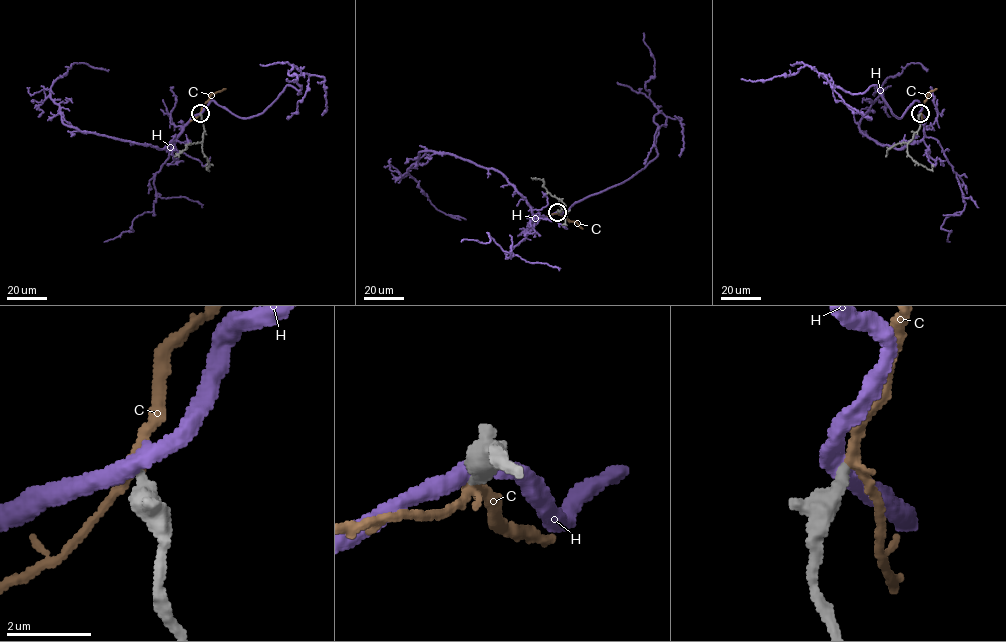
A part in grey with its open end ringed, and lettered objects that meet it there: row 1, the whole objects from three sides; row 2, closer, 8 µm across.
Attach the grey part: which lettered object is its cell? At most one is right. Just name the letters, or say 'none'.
C

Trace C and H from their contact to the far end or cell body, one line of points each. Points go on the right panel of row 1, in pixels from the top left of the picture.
C: (920, 113), (927, 95), (937, 89)
H: (920, 113), (924, 136), (901, 148), (878, 144), (859, 127), (887, 78), (911, 63), (927, 70)

